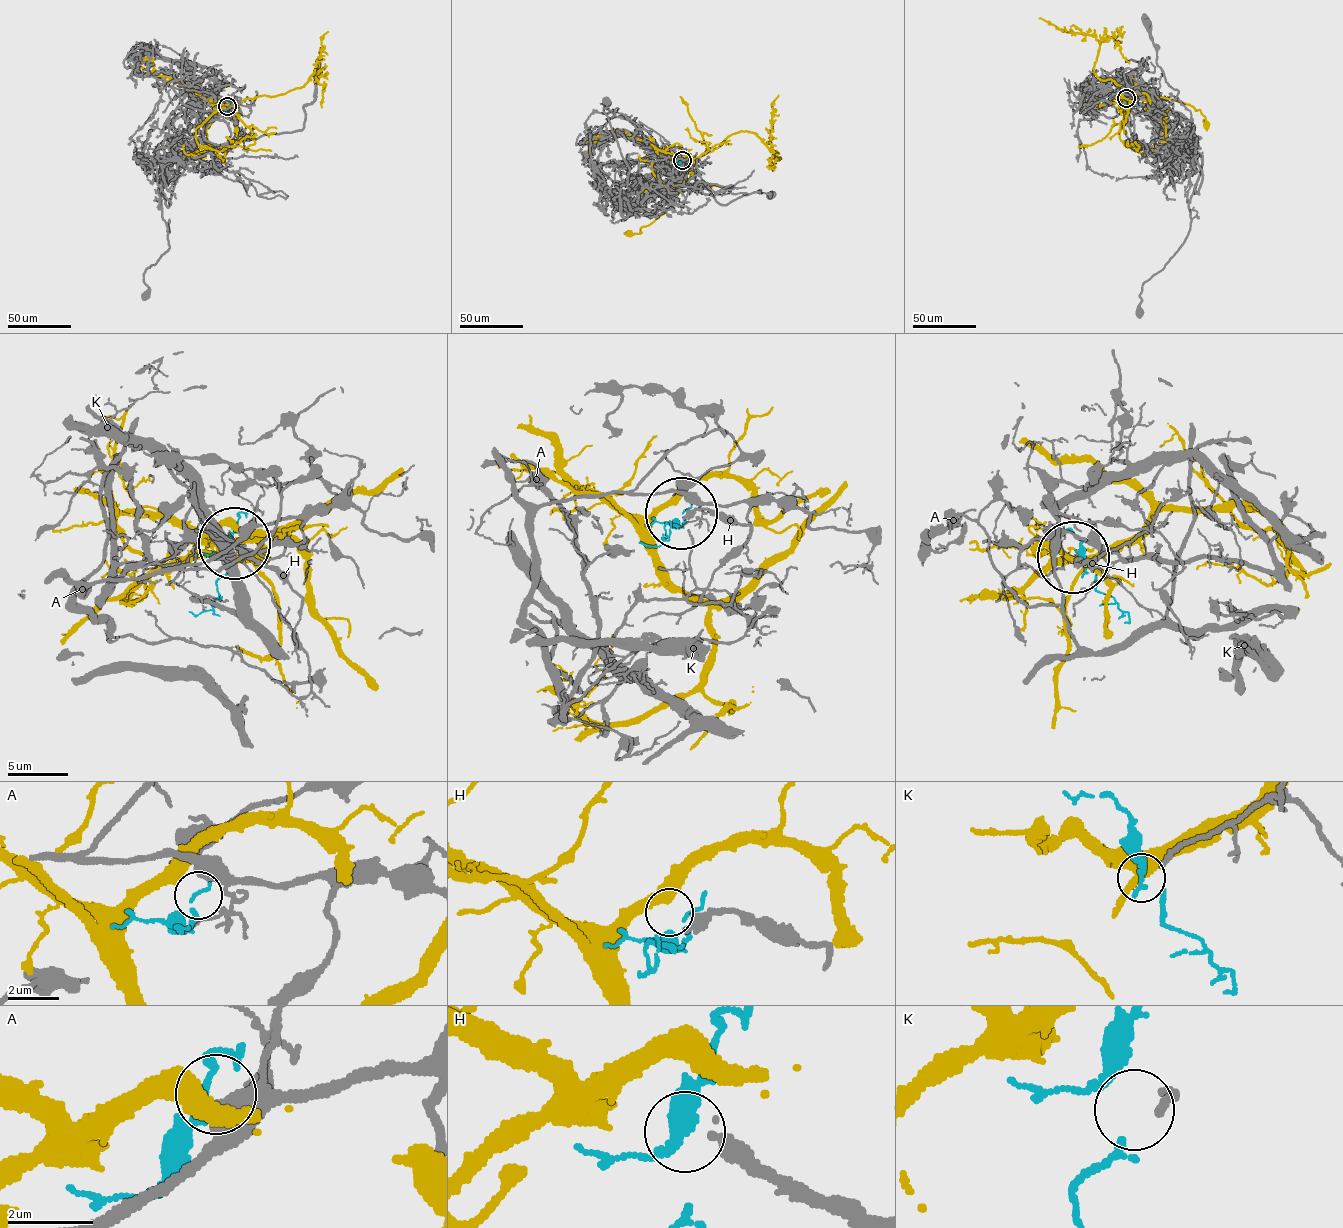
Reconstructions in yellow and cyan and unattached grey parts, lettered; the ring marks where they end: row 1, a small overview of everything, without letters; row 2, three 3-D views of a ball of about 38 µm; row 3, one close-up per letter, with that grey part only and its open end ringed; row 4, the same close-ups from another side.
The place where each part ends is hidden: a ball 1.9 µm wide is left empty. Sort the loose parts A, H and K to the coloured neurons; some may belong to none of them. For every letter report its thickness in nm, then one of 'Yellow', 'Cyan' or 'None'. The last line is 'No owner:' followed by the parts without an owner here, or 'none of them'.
A: Thickness 400 nm. None
H: Thickness 360 nm. None
K: Thickness 170 nm. None
No owner: A, H, K

